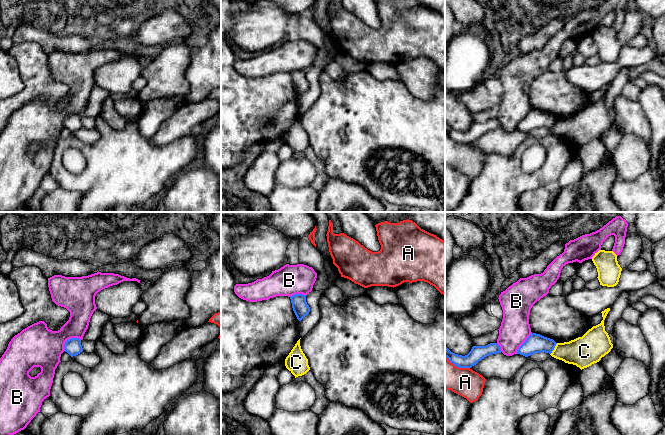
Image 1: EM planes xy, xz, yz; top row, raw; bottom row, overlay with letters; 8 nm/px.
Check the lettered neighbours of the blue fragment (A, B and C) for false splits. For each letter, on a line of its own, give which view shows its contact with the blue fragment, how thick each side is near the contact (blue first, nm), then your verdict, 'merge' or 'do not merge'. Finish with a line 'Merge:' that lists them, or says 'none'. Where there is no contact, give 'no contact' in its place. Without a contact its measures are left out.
A: meets blue in yz; 120 nm thick on the blue side, 220 nm on the other; do not merge
B: meets blue in xy; 140 nm thick on the blue side, 320 nm on the other; do not merge
C: meets blue in yz; 160 nm thick on the blue side, 240 nm on the other; do not merge
Merge: none

